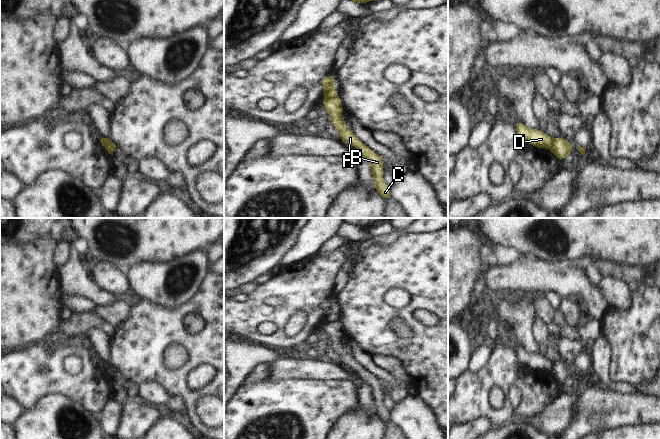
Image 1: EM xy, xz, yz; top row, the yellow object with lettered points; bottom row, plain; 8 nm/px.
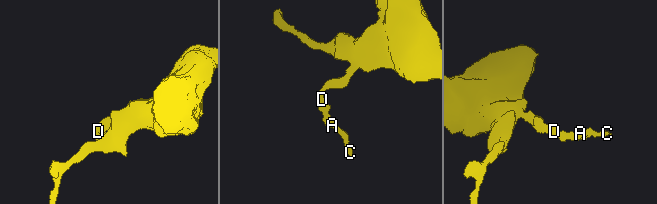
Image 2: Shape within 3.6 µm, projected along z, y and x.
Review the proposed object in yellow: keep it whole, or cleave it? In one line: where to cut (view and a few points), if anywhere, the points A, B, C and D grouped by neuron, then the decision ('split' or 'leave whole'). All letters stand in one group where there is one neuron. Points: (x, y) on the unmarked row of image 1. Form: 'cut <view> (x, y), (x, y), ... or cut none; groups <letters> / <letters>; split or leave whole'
cut xz (336, 320), (324, 323); groups A B C / D; split

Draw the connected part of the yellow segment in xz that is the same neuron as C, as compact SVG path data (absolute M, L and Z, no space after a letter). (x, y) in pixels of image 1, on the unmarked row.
M338 321L323 323L323 332L325 332L331 340L331 347L340 357L341 365L353 369L362 381L369 385L375 407L375 414L378 418L386 425L392 423L390 420L391 411L387 410L383 404L383 383L367 369L362 367L352 354L346 352L346 344L341 342L341 338L344 335L341 323Z

